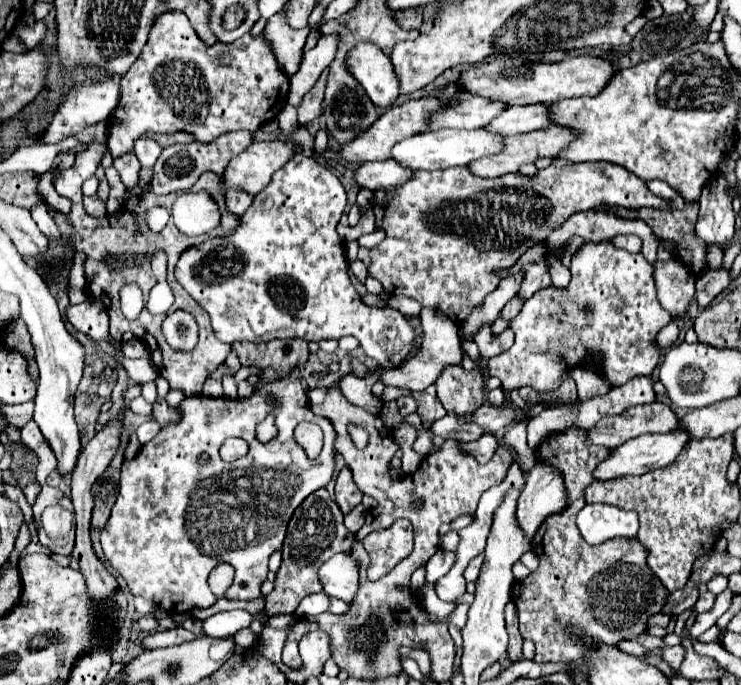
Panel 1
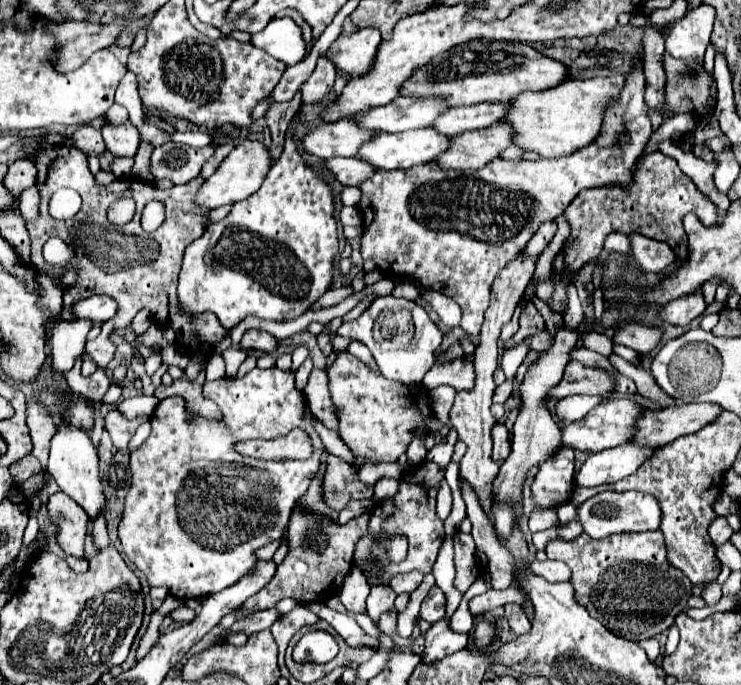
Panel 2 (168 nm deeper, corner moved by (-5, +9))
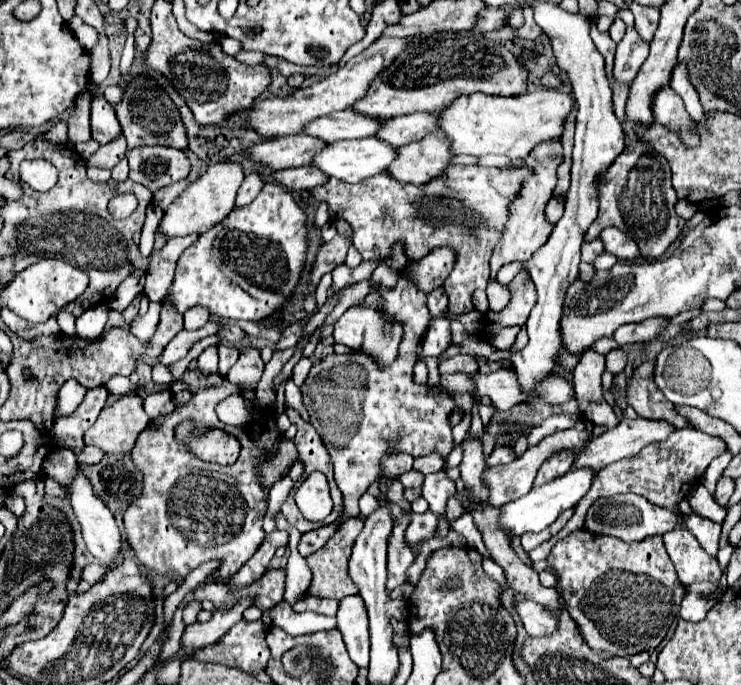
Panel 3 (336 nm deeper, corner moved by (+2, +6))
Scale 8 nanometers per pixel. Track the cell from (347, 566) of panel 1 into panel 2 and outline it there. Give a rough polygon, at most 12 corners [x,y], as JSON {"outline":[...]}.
{"outline":[[358,568],[344,578],[338,598],[348,612],[366,614],[370,584]]}

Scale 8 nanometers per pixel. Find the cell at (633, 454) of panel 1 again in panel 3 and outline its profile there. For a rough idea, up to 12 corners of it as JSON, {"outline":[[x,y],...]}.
{"outline":[[571,469],[501,507],[509,537],[575,507],[597,471]]}

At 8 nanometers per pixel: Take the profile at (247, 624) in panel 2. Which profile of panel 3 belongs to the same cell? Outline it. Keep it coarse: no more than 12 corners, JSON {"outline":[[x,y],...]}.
{"outline":[[283,601],[261,617],[289,635],[336,627],[336,617],[295,613]]}

